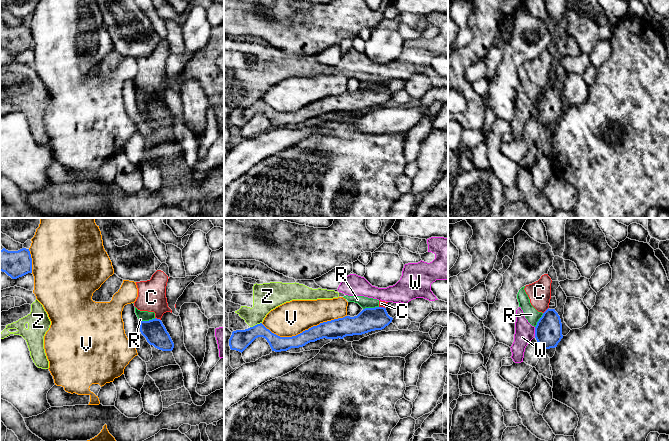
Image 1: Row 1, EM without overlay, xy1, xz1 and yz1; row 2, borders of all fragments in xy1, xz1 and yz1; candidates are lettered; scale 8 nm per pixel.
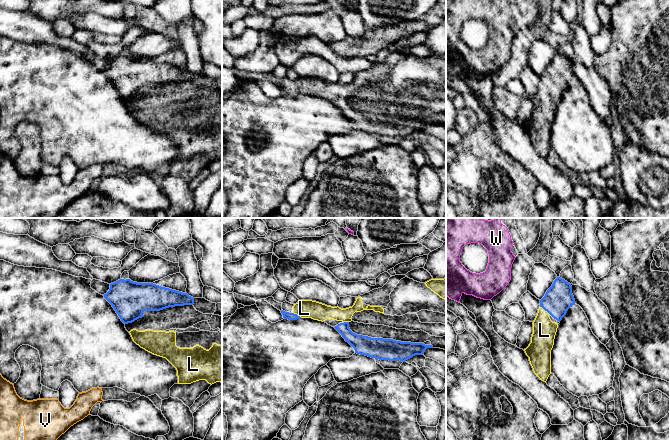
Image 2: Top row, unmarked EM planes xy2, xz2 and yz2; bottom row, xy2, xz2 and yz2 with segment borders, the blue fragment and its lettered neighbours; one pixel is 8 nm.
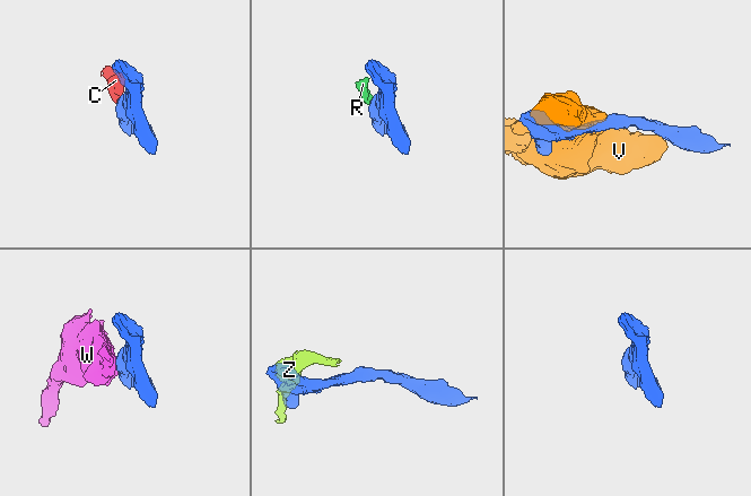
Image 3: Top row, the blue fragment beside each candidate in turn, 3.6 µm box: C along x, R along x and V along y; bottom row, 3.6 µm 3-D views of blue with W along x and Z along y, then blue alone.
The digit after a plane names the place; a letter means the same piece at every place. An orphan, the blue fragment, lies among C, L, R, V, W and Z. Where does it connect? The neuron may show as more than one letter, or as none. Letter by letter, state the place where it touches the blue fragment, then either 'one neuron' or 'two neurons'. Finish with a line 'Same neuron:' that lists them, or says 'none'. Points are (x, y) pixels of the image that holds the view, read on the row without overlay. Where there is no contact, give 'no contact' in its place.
C: contact xy1 (158, 95); two neurons
L: contact yz2 (545, 86); one neuron
R: contact xz1 (370, 84); two neurons
V: contact xz1 (303, 107); two neurons
W: contact yz1 (535, 108); two neurons
Z: contact xz1 (255, 101); two neurons
Same neuron: L

